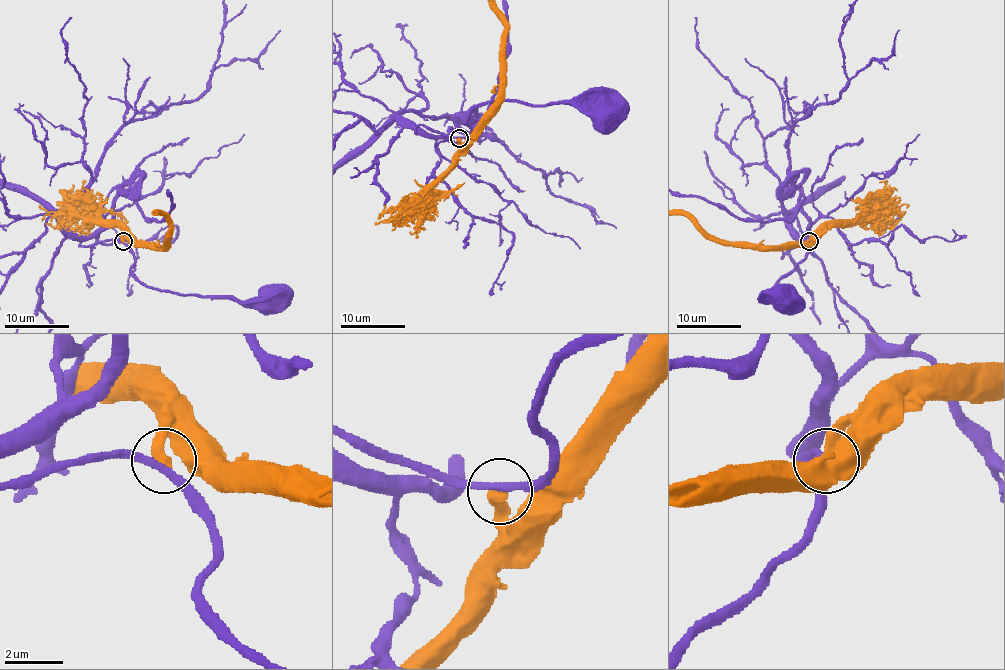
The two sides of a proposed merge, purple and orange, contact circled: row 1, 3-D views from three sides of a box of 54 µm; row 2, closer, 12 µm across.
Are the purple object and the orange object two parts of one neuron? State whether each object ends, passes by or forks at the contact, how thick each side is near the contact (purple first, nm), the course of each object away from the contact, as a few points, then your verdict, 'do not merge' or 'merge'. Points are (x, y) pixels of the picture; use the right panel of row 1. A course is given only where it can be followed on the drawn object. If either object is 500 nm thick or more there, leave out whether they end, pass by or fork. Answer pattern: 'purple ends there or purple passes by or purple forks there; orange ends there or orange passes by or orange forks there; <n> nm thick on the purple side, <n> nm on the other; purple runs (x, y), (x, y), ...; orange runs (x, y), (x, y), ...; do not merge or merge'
purple passes by; orange ends there; 260 nm thick on the purple side, 440 nm on the other; purple runs (810, 242), (803, 258), (771, 291), (776, 296), (776, 303), (787, 298); orange runs (810, 240), (770, 245), (718, 243), (710, 240), (683, 215); do not merge

